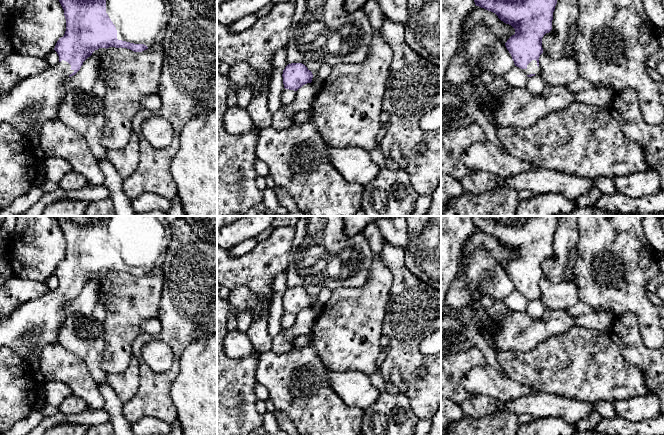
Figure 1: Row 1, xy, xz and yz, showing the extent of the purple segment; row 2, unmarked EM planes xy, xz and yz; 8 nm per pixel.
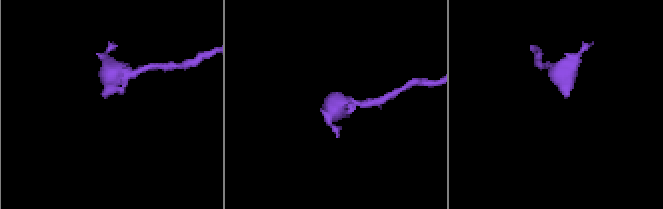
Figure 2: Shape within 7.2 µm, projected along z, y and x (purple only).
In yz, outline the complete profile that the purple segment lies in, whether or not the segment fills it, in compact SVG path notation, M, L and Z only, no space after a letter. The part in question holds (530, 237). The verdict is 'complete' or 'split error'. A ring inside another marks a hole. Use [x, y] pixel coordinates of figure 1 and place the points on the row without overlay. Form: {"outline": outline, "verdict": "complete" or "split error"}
{"outline": "M471 216L471 218L476 230L495 237L501 245L515 253L515 258L505 267L515 290L521 292L528 301L539 299L539 281L543 277L542 262L552 254L553 236L559 216Z", "verdict": "split error"}

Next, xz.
{"outline": "M291 287L283 294L282 301L285 313L297 315L312 306L313 298L304 288Z", "verdict": "complete"}

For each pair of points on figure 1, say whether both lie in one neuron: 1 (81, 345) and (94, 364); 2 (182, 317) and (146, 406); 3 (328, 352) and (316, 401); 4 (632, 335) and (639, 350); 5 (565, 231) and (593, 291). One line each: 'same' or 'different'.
1: same
2: same
3: different
4: same
5: different

